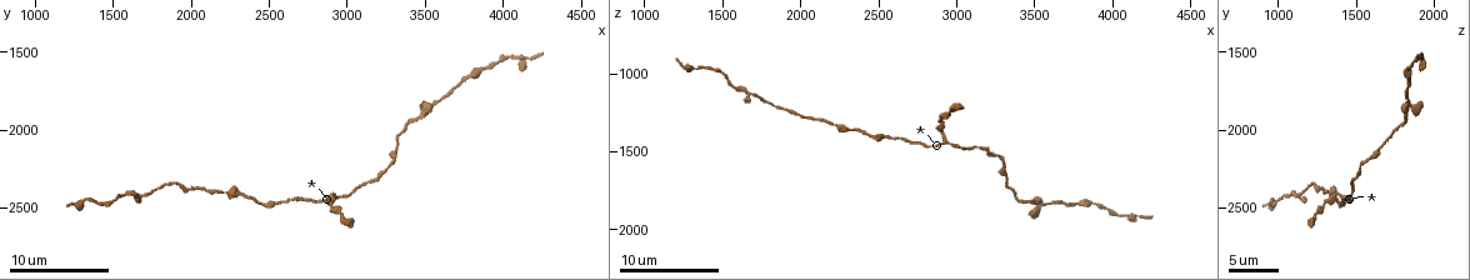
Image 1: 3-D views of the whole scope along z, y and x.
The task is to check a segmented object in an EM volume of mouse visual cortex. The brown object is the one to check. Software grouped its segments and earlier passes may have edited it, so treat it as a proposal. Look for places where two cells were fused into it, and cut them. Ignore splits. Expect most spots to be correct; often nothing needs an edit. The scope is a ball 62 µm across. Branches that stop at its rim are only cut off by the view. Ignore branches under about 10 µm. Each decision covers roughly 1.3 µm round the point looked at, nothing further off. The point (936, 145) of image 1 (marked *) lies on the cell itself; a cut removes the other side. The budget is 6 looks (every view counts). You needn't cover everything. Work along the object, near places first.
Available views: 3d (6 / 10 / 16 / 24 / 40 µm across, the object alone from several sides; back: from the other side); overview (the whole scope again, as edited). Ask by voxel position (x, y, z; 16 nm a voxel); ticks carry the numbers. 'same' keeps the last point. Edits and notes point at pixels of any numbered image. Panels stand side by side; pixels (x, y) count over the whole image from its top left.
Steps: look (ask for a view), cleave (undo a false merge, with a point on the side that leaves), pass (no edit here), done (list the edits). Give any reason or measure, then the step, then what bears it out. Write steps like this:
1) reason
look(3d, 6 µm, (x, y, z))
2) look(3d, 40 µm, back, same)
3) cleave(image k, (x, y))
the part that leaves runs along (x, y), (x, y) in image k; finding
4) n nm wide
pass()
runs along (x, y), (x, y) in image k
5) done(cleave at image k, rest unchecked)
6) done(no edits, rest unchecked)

calibre changes
look(3d, 6 µm, (3320, 2140, 1620))

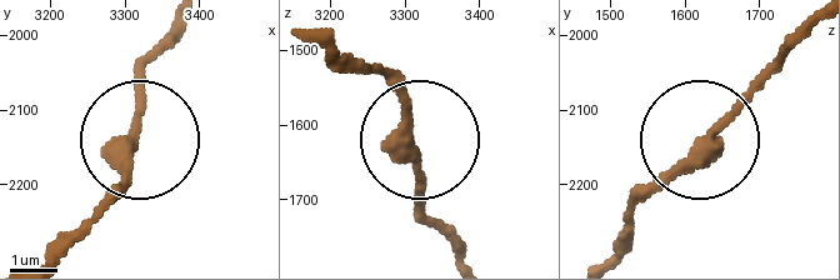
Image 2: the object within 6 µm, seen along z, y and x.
look(3d, 6 µm, back, (3305, 2135, 1635))

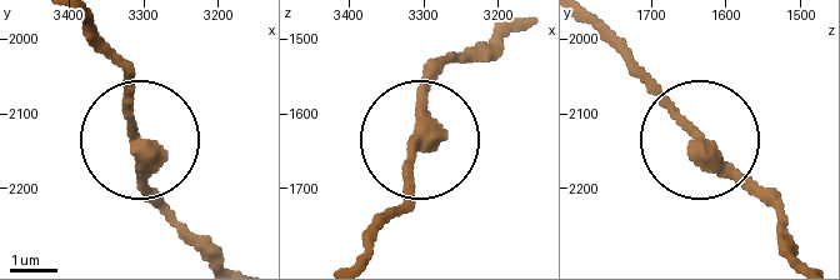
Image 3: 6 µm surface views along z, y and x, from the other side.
pass()
runs along (799, 250), (770, 203), (595, 28) in image 3; all the same cell

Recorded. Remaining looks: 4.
three arms meet
look(3d, 10 µm, (3560, 1800, 1860))

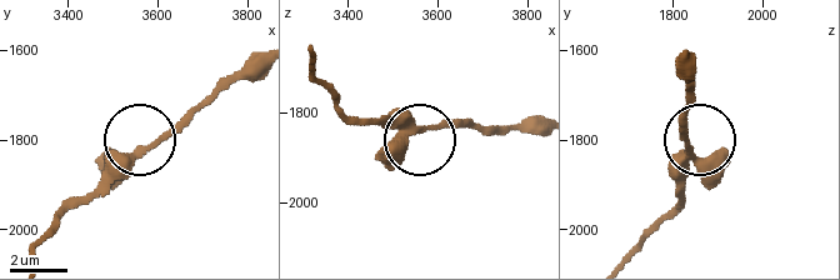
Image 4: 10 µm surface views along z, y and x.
3 arms
pass()
continuous, no second cell

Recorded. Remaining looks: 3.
look(3d, 10 µm, (3900, 1620, 1840))

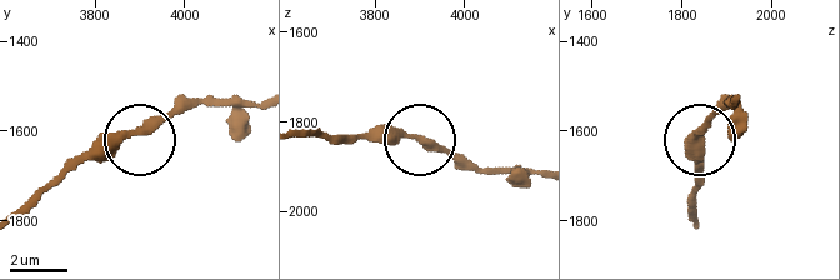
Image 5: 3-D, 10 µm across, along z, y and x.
look(3d, 6 µm, (3900, 1600, 1835))

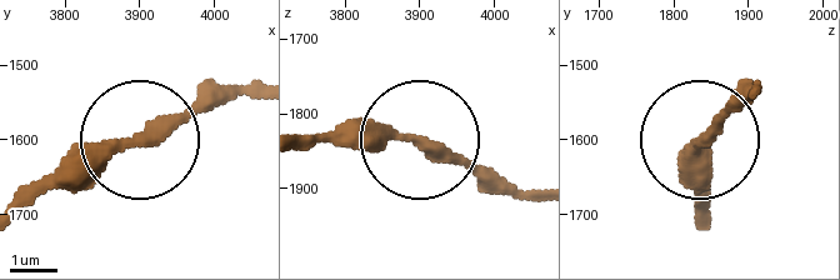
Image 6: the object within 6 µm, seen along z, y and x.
290 nm wide
pass()
runs along (309, 134), (416, 134), (496, 190) in image 6; one cell here

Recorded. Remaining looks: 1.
done(no edits, rest unchecked)

